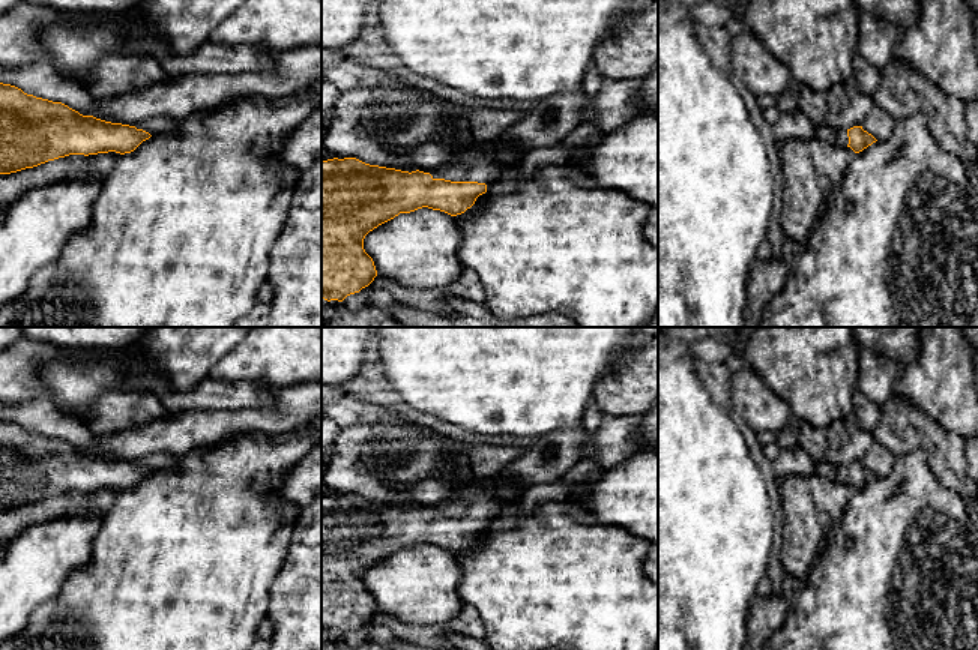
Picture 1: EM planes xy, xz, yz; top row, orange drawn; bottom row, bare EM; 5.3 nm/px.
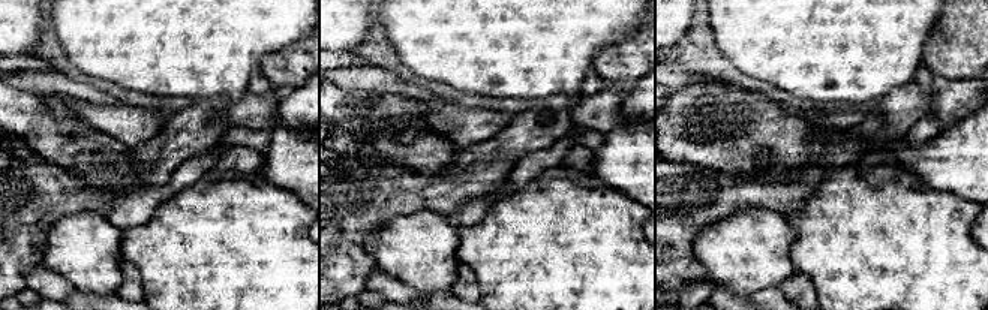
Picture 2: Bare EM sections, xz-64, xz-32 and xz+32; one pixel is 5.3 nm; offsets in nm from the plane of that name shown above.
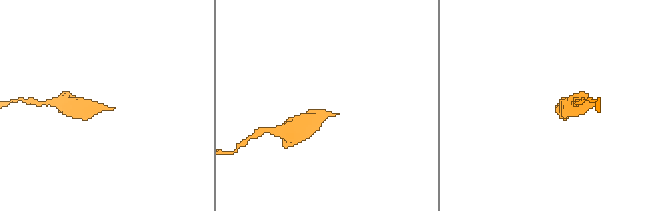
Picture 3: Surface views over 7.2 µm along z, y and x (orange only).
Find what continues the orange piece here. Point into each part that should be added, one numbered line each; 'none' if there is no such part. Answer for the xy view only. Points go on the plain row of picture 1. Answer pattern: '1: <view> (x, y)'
none

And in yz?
1: yz (839, 473)

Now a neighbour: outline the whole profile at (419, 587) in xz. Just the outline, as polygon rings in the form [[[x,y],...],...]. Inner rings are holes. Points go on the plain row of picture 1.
[[[428,543],[400,549],[379,561],[364,575],[364,585],[373,594],[377,612],[392,615],[409,626],[448,626],[463,608],[458,582],[463,567],[454,552]]]

